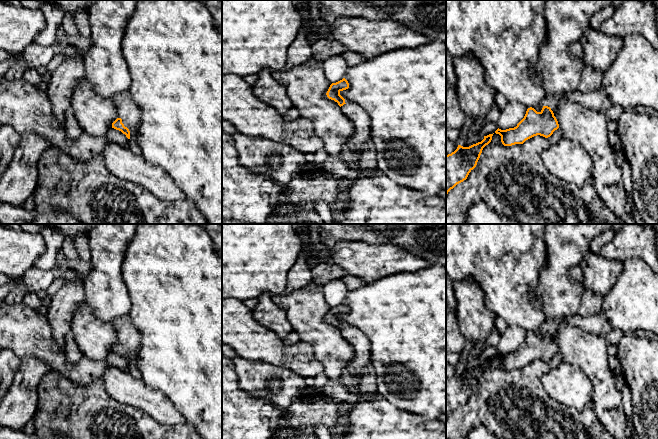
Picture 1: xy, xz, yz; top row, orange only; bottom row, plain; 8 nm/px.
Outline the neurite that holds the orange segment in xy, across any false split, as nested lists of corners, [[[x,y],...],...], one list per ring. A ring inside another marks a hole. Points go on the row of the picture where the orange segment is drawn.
[[[128,91],[116,94],[113,99],[118,109],[118,118],[112,123],[112,128],[121,131],[128,139],[134,138],[141,121],[139,107],[131,101]]]

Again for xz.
[[[343,78],[332,83],[326,93],[353,122],[354,133],[343,147],[339,158],[357,172],[355,181],[344,179],[345,197],[341,205],[332,211],[333,224],[446,224],[446,201],[438,195],[429,196],[421,191],[399,186],[378,169],[370,176],[363,175],[360,160],[366,143],[371,138],[371,123],[365,110],[353,102],[345,103],[340,92],[348,88],[349,83]]]

